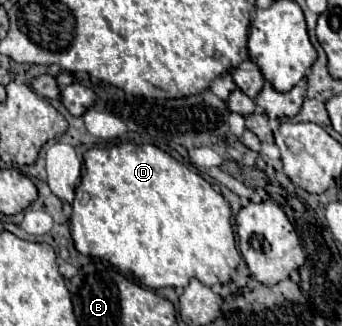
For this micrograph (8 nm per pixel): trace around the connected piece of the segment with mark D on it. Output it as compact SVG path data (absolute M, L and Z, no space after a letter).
M132 142L120 143L104 147L104 149L88 149L84 153L84 175L80 185L76 187L75 198L72 203L72 217L70 217L70 229L72 229L72 239L76 249L82 255L90 255L90 257L100 257L104 261L110 261L114 267L118 267L124 275L132 276L138 279L142 285L150 287L150 289L160 289L160 287L174 287L174 289L184 289L188 285L188 281L192 277L196 277L198 281L202 281L204 285L212 287L216 283L228 283L232 277L232 271L236 269L238 261L240 261L240 253L236 251L234 245L234 231L232 231L232 213L230 213L230 205L226 203L226 199L214 191L214 187L202 179L198 173L194 173L192 169L188 169L184 163L176 161L174 157L170 157L168 153L164 153L162 149L151 144L138 145Z

